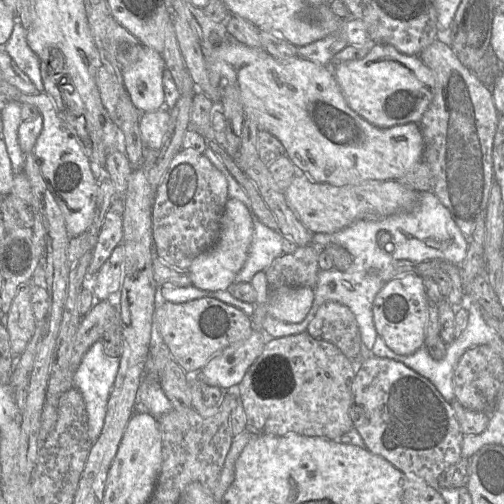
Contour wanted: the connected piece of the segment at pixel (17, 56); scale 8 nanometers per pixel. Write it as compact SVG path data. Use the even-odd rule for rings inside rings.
M16 21L10 39L4 50L14 60L20 70L25 73L34 84L38 92L44 92L44 85L40 72L40 59L27 43L28 30L20 21Z

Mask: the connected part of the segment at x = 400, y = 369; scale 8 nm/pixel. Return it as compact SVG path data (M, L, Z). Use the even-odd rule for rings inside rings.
M373 355L364 359L353 381L351 418L365 448L383 457L406 475L421 479L434 488L438 488L436 482L440 473L461 458L464 435L451 404L431 381L399 361Z

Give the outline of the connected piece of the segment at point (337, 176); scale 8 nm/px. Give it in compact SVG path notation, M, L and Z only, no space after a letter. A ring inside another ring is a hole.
M233 37L222 43L209 56L205 57L213 86L220 84L221 99L224 87L229 84L237 84L244 113L254 120L259 130L264 130L276 137L285 149L285 155L294 166L300 168L311 180L316 183L327 183L333 186L345 186L360 184L369 180L399 180L407 174L415 164L422 161L423 137L419 123L409 122L390 128L378 128L356 114L347 104L339 85L334 77L333 70L329 66L322 66L295 56L285 61L279 61L268 54L263 48L256 49L248 47Z

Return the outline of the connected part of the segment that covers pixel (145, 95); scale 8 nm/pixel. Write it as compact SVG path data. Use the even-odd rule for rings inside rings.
M144 46L137 62L123 72L123 83L134 106L143 114L165 108L162 53Z

